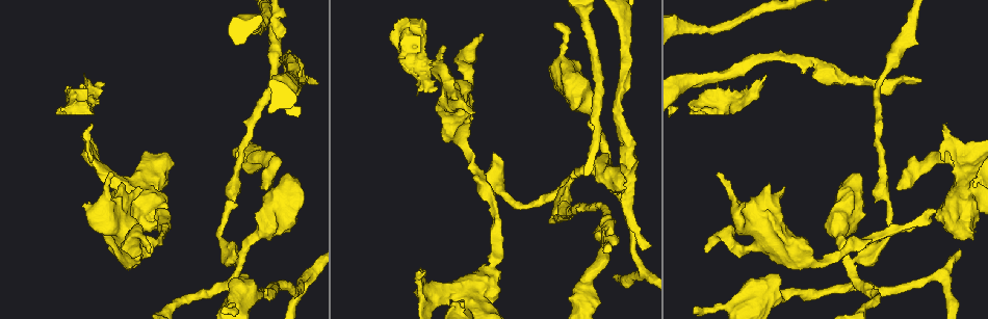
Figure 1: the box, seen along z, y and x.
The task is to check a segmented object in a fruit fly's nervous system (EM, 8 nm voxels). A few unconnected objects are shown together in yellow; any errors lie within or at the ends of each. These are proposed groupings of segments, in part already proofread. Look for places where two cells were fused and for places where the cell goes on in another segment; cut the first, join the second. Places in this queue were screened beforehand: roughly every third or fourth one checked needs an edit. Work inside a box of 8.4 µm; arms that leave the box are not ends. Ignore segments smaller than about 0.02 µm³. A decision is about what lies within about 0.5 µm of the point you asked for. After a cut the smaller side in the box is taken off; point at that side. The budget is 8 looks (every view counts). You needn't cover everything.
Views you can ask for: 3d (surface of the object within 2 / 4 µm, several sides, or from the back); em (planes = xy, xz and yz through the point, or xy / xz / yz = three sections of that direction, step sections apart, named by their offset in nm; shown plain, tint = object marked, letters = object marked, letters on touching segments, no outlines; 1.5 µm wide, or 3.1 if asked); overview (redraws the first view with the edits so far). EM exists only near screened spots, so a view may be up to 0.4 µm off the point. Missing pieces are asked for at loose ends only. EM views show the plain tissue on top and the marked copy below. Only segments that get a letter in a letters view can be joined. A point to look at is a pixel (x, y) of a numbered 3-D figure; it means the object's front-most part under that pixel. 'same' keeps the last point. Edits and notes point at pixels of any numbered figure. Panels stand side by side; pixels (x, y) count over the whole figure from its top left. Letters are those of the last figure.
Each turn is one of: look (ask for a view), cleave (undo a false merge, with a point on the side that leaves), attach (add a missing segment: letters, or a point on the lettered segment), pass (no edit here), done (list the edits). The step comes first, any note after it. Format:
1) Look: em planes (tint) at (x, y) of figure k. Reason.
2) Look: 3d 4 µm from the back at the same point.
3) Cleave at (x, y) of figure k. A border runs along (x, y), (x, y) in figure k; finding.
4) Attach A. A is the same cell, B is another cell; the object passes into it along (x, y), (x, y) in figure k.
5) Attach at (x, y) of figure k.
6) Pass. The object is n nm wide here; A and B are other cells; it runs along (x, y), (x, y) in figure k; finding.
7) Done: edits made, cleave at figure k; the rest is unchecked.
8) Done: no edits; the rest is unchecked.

Look: 3d 4 µm at (479, 33) of figure 1. Free end.

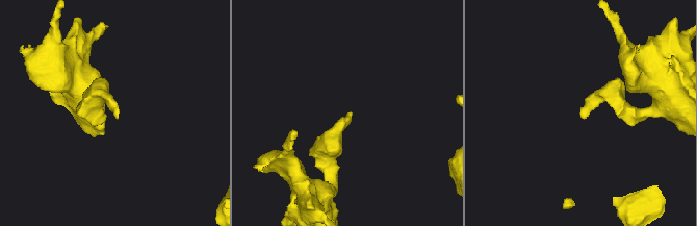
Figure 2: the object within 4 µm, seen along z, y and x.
Look: em planes (letters) at (584, 118) of figure 2. Shape alone is not enough.

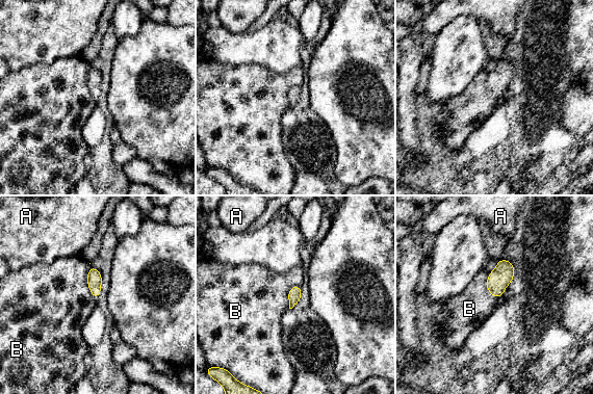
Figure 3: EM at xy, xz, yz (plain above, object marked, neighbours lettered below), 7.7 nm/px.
Pass. A and B are other cells; a border runs along (88, 263), (87, 287), (96, 299) in figure 3; no lettered segment goes on from it.

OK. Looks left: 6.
Look: em yz step 4 (letters) at (575, 173) of figure 1. Thin neck.

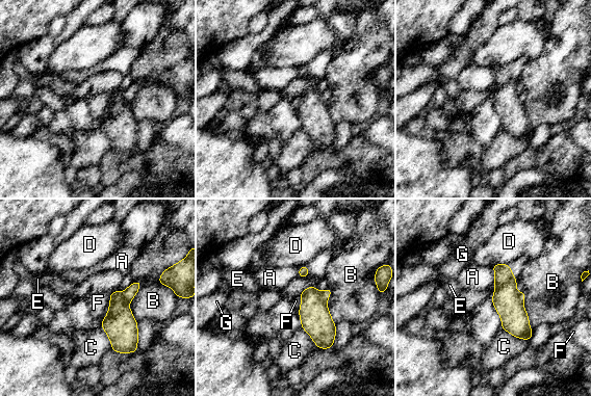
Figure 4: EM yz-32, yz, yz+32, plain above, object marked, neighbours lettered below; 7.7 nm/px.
Cleave at (130, 292) of figure 4. A, B, C, D, E, F and G are other cells; a border runs along (120, 293), (127, 302) in figure 4; a second cell is stuck on.

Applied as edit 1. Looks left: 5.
Look: overview.

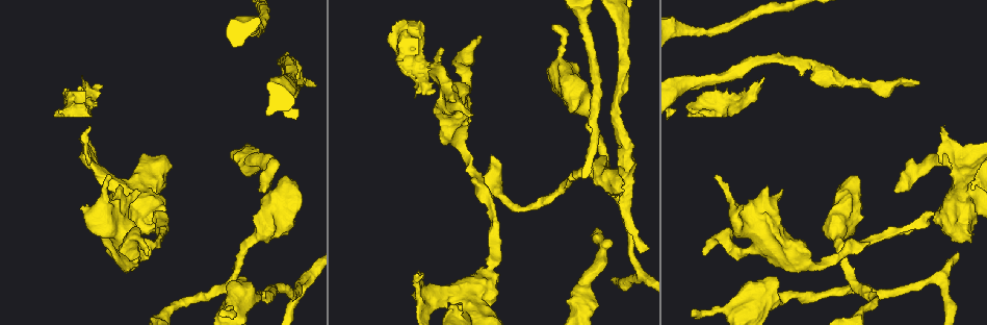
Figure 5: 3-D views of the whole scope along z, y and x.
Look: em planes (letters) at (763, 79) of figure 5. Branch stops here.

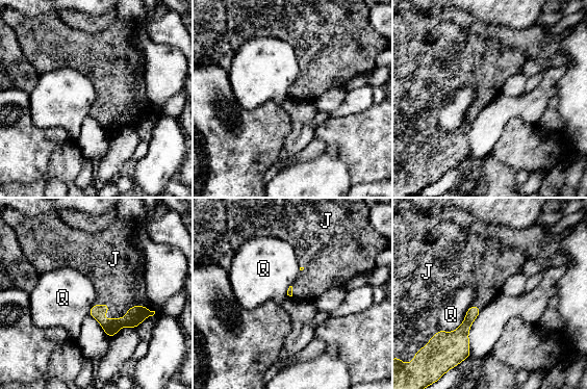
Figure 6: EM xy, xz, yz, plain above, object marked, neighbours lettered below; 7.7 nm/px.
Attach J. The longest contact is with J, 480 nm; J is the same cell, Q is another cell; it goes on there.

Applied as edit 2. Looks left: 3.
Done: edits made, cleave at figure 4, attach at figure 6; the rest is unchecked.

